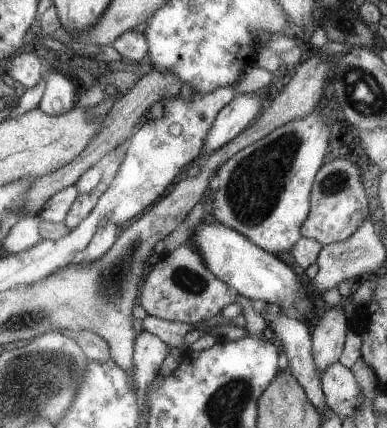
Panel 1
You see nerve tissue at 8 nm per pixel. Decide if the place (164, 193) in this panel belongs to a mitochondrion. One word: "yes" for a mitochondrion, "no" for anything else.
no

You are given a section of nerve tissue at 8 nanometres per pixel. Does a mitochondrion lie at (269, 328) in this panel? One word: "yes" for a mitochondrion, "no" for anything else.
no

